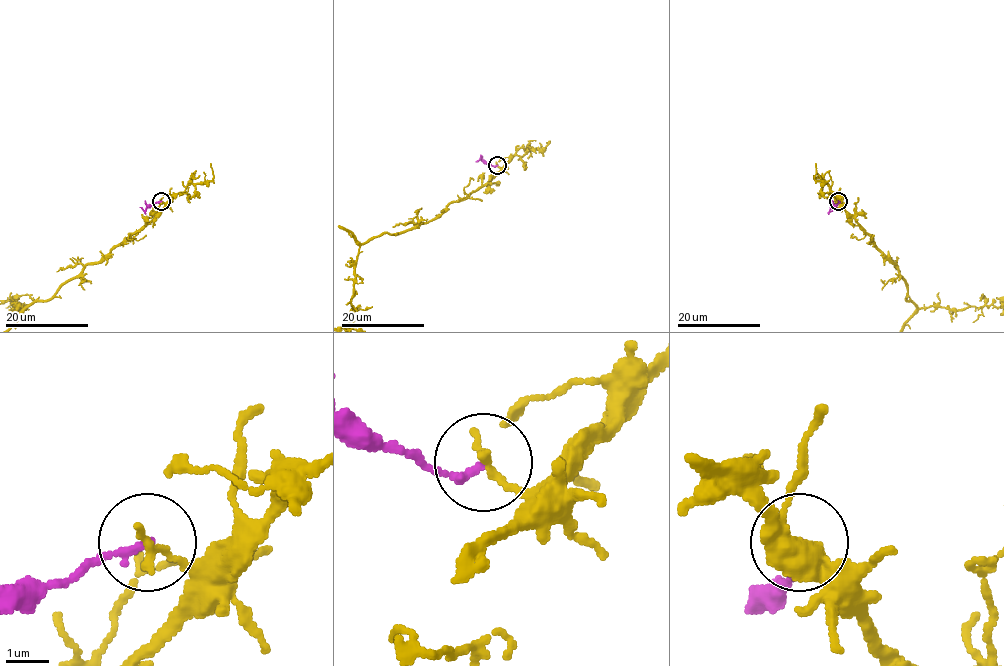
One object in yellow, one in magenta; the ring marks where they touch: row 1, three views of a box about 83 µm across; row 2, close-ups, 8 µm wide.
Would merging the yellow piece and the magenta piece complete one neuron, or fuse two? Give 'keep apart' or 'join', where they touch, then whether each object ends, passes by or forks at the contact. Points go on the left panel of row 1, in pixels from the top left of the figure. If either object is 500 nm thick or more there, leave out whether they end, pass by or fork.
keep apart; at (161, 201); yellow ends there; magenta ends there

